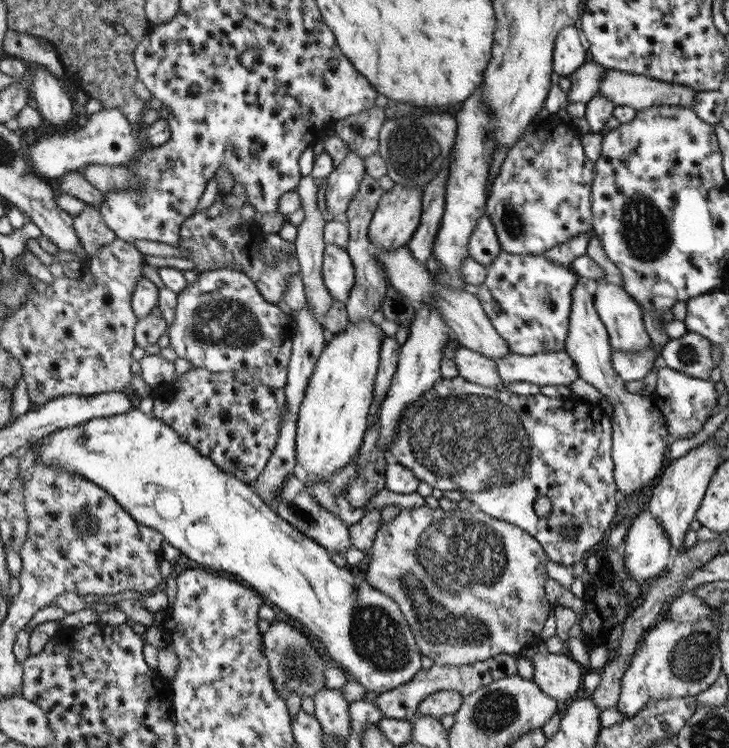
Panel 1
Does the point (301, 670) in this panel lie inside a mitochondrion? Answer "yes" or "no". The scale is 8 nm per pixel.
yes

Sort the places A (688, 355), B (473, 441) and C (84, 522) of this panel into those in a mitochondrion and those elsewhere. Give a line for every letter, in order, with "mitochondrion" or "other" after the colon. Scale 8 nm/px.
A: mitochondrion
B: mitochondrion
C: mitochondrion

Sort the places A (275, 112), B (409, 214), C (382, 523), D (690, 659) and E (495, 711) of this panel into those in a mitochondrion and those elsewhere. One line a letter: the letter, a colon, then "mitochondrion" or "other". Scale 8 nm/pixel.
A: other
B: other
C: other
D: mitochondrion
E: mitochondrion

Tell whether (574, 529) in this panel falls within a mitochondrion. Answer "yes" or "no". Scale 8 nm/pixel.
no

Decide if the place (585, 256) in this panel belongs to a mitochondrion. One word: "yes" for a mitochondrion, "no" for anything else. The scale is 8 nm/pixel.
no

